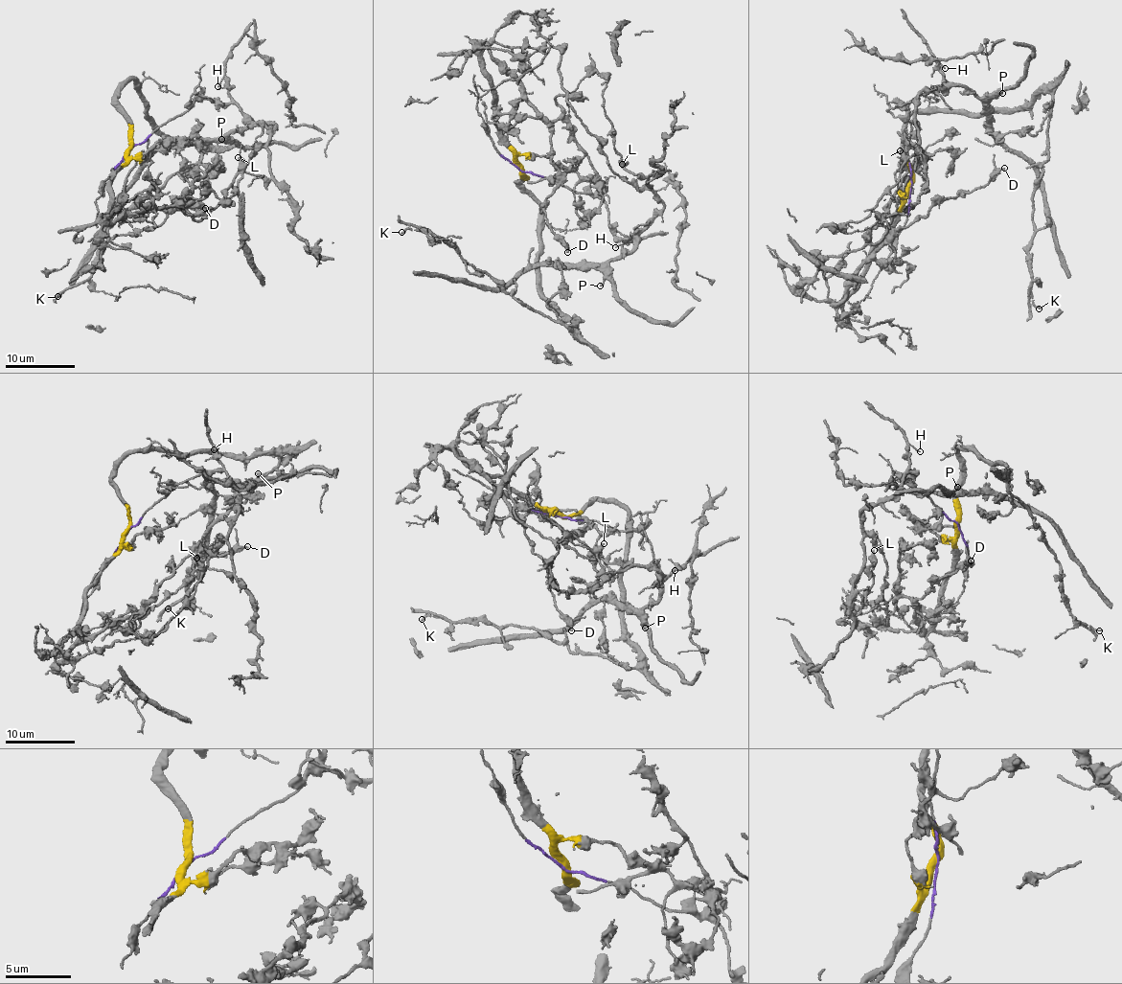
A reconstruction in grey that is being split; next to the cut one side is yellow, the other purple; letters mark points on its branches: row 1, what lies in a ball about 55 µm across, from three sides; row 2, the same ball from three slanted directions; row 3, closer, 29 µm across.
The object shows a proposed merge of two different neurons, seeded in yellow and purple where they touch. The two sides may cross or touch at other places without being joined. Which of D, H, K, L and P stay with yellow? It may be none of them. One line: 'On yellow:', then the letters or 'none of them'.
On yellow: D, K

